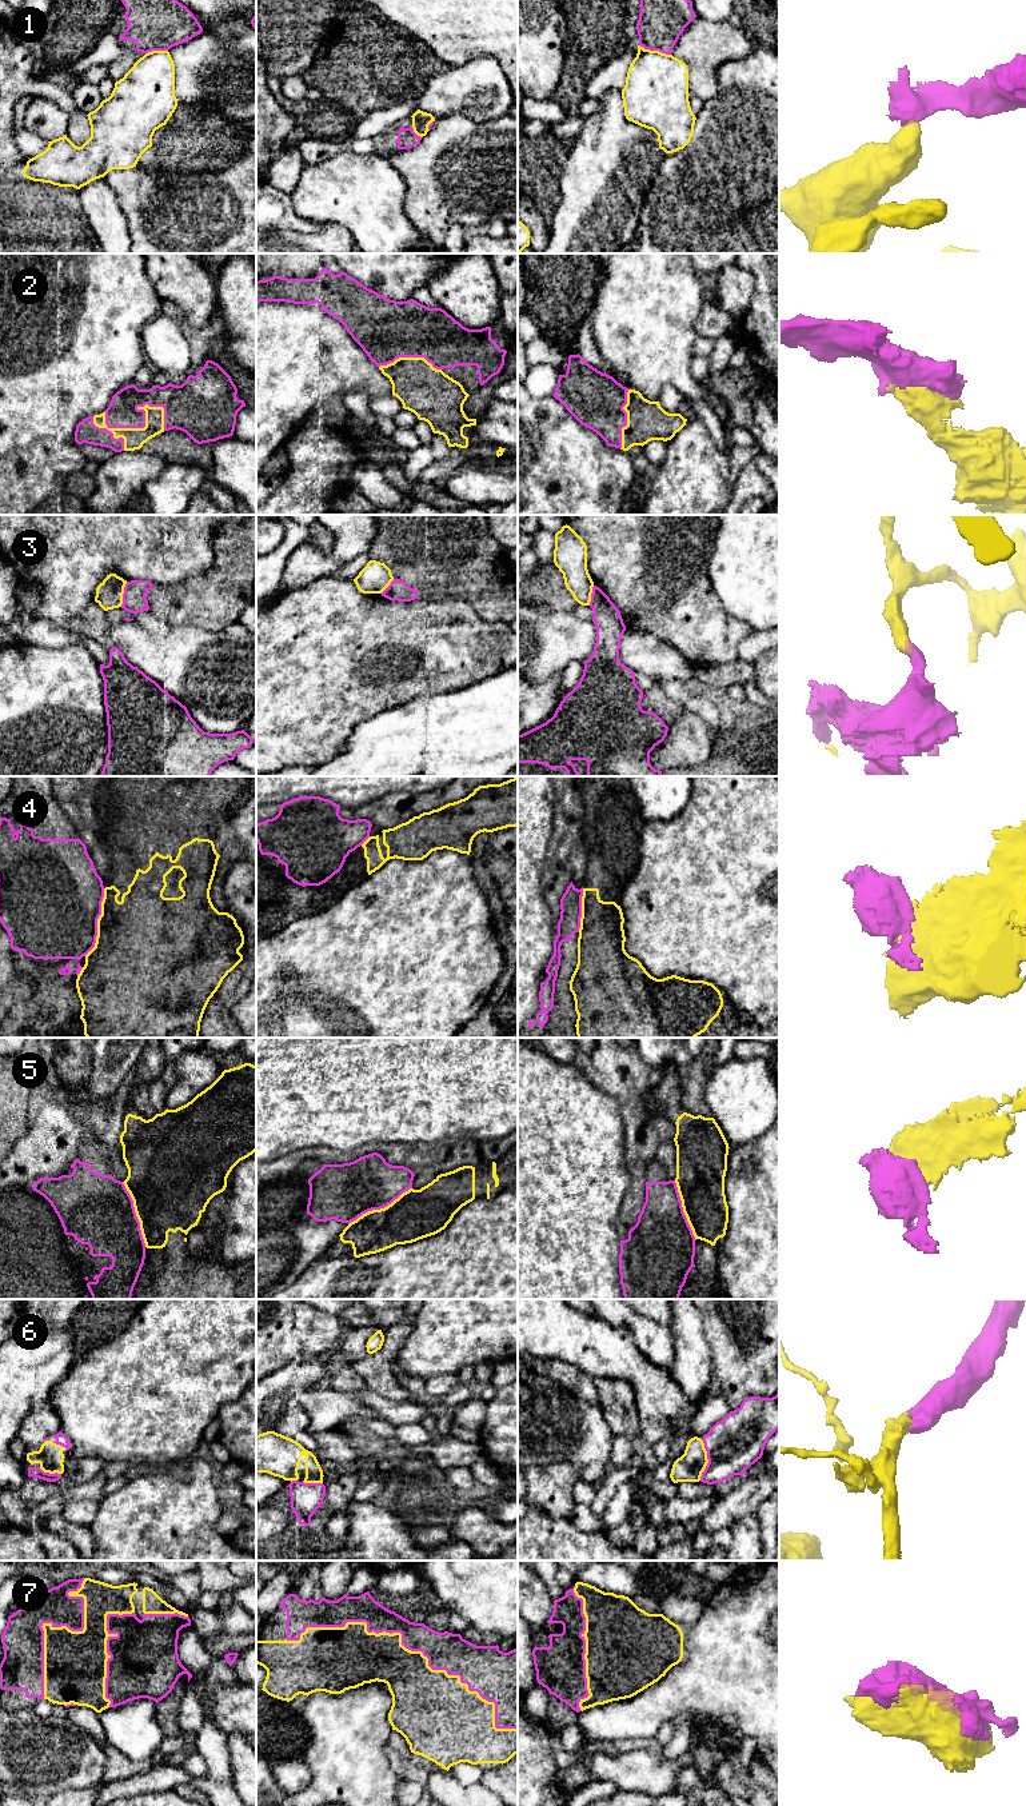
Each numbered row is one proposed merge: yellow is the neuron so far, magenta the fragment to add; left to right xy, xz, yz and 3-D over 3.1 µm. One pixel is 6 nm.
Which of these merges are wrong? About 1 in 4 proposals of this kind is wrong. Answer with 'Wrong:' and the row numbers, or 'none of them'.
Wrong: 1, 3, 4, 5

